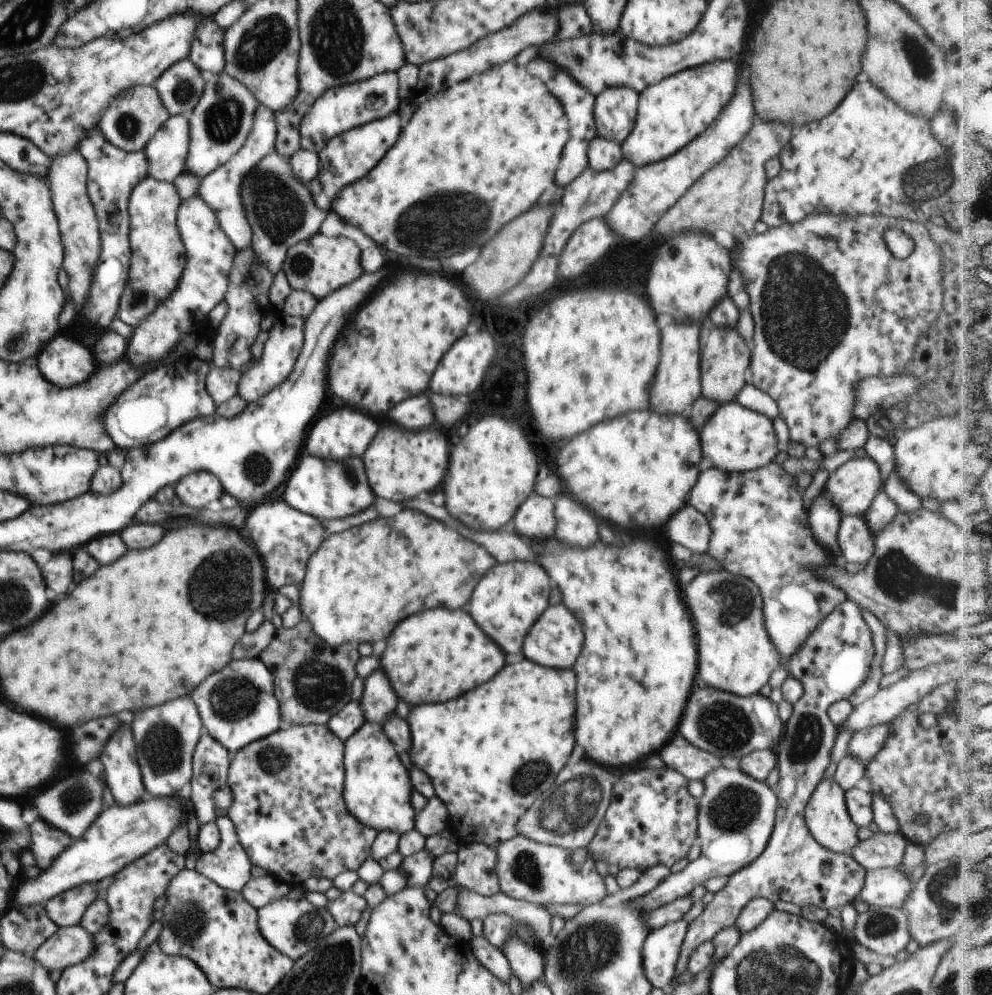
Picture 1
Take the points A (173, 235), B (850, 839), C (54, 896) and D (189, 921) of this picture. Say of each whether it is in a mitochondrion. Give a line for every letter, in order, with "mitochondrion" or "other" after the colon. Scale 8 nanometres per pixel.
A: other
B: other
C: other
D: mitochondrion

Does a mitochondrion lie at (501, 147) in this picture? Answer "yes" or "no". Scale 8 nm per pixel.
no

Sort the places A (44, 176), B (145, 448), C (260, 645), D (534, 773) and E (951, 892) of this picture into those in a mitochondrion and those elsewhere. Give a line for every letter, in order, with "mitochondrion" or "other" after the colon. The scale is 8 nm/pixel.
A: other
B: other
C: other
D: mitochondrion
E: mitochondrion

